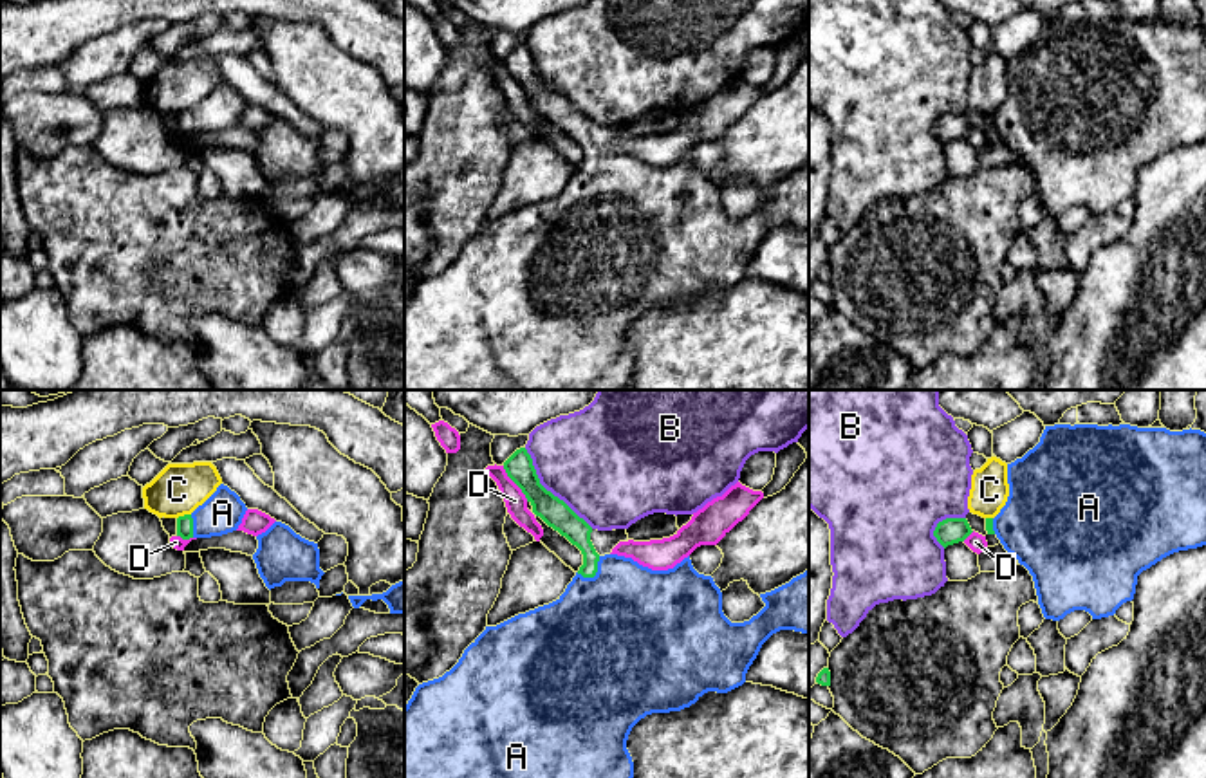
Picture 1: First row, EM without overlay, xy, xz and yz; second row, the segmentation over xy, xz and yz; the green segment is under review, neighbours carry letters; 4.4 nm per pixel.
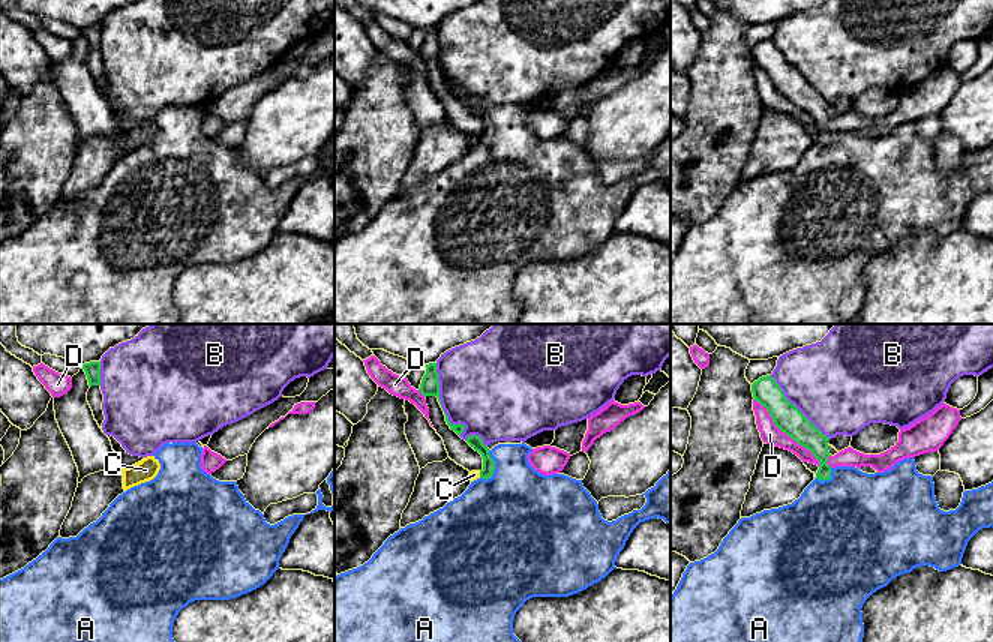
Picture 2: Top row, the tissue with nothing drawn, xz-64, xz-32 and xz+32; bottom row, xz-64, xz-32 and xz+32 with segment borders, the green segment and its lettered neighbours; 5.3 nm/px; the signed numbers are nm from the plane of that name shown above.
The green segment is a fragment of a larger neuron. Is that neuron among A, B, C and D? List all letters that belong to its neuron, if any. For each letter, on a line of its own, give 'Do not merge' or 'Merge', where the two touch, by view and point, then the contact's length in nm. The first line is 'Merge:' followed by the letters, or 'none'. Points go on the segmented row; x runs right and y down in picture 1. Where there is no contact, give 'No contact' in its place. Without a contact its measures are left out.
Merge: A
A: Merge. Touches green at xz (594, 574). Shared border 130 nm
B: Do not merge. Touches green at xz (549, 491). Shared border 480 nm
C: Do not merge. Touches green at xy (185, 515). Shared border 70 nm
D: Do not merge. Touches green at xz (515, 482). Shared border 200 nm

